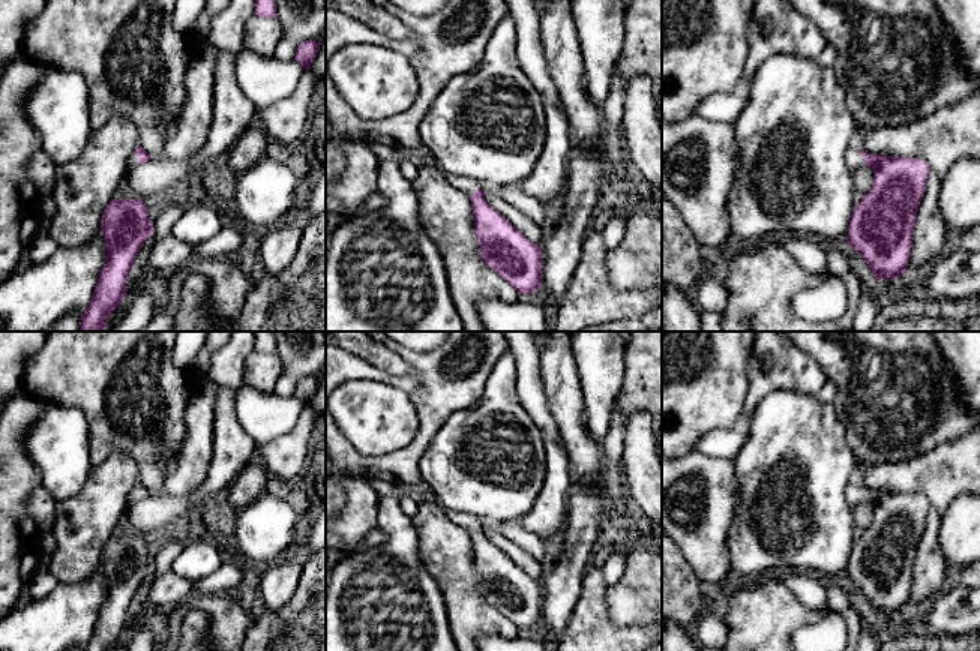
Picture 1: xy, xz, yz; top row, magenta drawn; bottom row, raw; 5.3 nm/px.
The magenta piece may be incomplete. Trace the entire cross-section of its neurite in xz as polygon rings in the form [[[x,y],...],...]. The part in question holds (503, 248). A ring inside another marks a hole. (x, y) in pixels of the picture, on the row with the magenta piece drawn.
[[[449,172],[446,178],[471,200],[479,255],[485,264],[507,280],[518,294],[533,294],[542,288],[542,248],[486,202],[480,182]]]

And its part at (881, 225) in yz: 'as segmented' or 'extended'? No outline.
extended

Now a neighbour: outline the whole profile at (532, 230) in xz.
[[[485,189],[486,202],[506,218],[516,230],[519,230],[534,244],[542,244],[546,237],[546,226],[539,225],[518,207],[507,202],[497,190]]]

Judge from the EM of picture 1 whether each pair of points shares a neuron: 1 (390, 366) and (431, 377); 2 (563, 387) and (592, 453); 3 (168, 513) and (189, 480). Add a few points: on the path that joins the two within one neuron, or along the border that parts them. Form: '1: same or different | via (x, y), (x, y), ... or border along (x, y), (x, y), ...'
1: different | border along (386, 347), (393, 350), (411, 368), (408, 375)
2: same | via (566, 404), (577, 437)
3: different | border along (207, 473), (188, 494), (167, 494)

